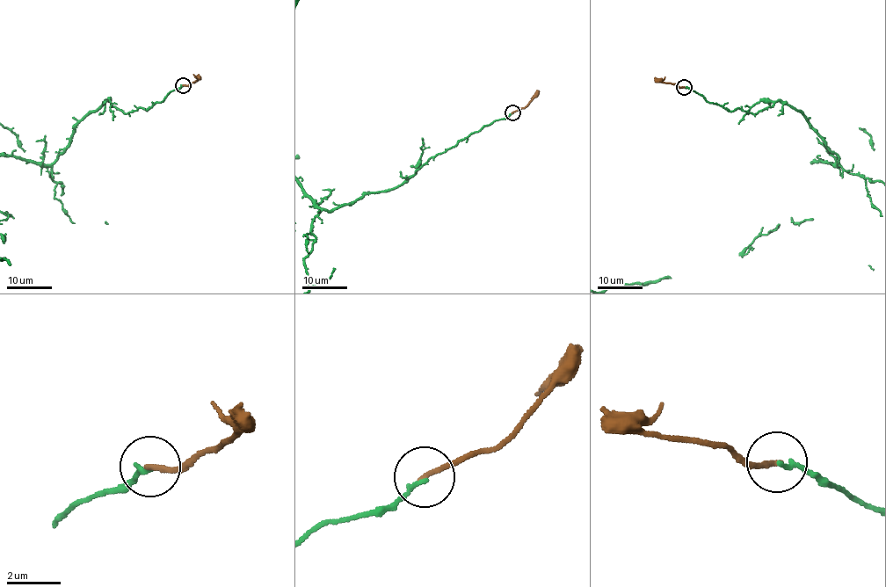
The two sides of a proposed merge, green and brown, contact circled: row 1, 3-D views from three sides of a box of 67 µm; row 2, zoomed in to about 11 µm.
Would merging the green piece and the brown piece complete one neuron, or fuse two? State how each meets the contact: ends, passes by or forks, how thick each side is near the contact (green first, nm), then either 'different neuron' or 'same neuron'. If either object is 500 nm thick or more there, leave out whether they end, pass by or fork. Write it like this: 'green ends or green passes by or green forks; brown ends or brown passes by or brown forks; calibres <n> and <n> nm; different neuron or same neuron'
green ends; brown ends; calibres 180 and 190 nm; different neuron

